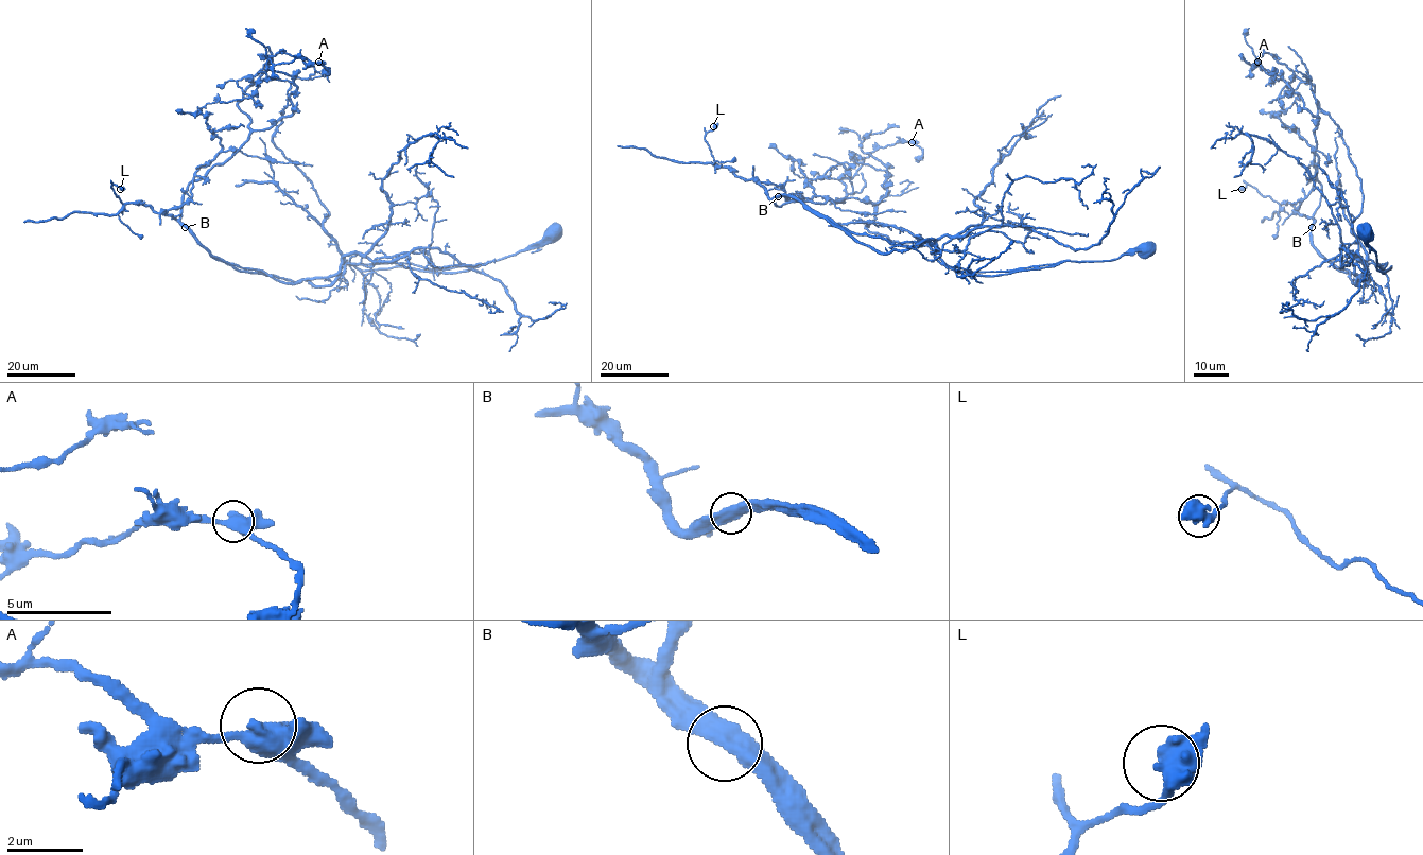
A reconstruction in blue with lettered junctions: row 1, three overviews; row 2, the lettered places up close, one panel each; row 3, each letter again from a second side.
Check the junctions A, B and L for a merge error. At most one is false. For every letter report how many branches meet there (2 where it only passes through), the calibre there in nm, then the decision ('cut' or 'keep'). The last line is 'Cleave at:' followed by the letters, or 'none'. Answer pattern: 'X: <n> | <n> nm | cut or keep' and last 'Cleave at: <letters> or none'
A: 2 | 480 nm | keep
B: 2 | 500 nm | cut
L: 2 | 550 nm | keep
Cleave at: B

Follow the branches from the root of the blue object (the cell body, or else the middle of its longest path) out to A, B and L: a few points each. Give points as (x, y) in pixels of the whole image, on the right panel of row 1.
A: (1368, 230), (1387, 263), (1356, 285), (1312, 242), (1314, 86), (1257, 62)
B: (1368, 230), (1364, 240), (1375, 266), (1387, 263), (1366, 263), (1356, 285), (1368, 279), (1325, 260), (1312, 226)
L: (1368, 230), (1375, 266), (1387, 263), (1366, 263), (1356, 285), (1368, 279), (1313, 244), (1312, 217), (1242, 189)

